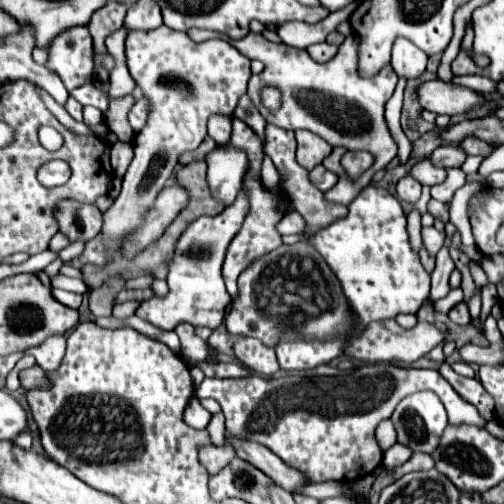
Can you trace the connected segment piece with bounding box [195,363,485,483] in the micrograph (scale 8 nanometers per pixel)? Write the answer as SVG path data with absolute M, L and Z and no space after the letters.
M375 363L365 365L349 375L335 377L303 377L299 373L285 373L279 377L241 377L241 379L207 378L196 387L195 396L201 400L213 398L219 401L225 421L227 433L233 437L245 437L269 447L277 457L281 457L289 467L301 471L309 483L321 481L355 481L367 477L381 465L381 447L375 439L375 429L383 419L389 419L397 407L397 403L417 391L429 389L439 395L441 403L447 409L451 425L477 425L485 427L485 419L477 413L477 409L463 401L453 387L433 369L403 369L391 363Z

